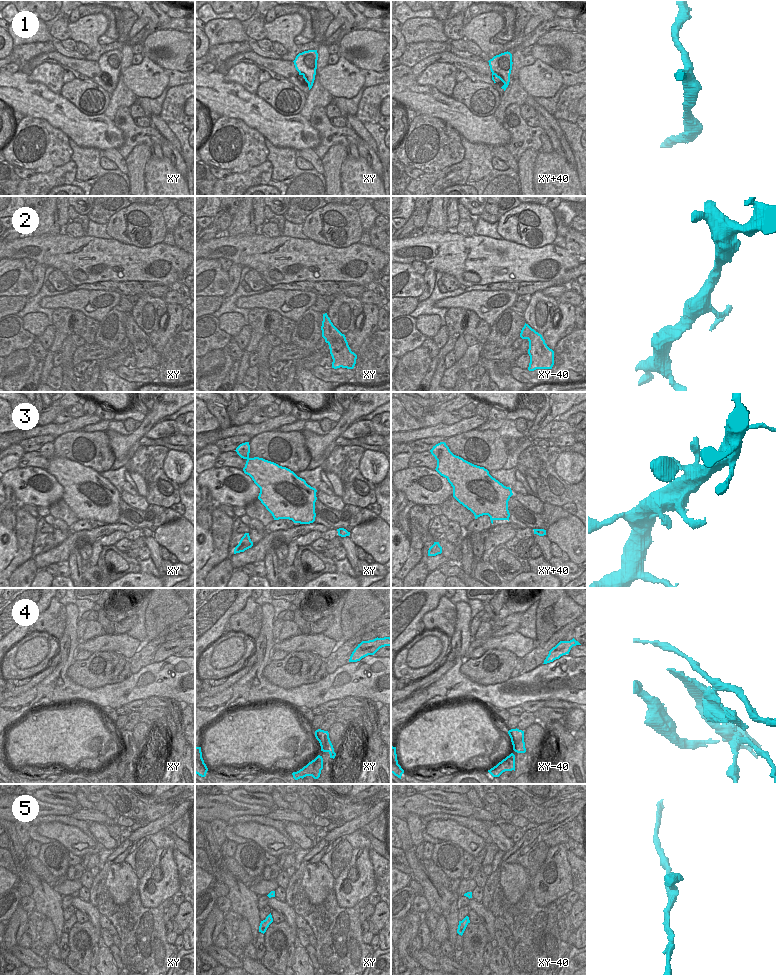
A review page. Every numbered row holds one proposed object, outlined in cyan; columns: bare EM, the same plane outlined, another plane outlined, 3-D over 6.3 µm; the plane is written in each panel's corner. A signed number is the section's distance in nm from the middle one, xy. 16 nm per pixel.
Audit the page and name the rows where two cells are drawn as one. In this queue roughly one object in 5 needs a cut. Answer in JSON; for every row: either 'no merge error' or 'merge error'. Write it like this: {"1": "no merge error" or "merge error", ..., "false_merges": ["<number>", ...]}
{"1": "no merge error", "2": "no merge error", "3": "no merge error", "4": "merge error", "5": "no merge error", "false_merges": ["4"]}

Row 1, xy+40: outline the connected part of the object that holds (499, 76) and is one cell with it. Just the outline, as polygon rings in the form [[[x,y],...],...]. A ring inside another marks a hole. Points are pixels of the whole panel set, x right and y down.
[[[507,51],[494,56],[488,62],[492,72],[492,80],[496,83],[494,78],[499,78],[504,83],[501,88],[505,91],[510,82],[510,74],[513,64],[512,54]]]

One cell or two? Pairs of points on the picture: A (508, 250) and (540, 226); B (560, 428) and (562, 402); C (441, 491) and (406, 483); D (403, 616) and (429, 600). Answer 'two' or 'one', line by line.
A: two
B: two
C: one
D: one

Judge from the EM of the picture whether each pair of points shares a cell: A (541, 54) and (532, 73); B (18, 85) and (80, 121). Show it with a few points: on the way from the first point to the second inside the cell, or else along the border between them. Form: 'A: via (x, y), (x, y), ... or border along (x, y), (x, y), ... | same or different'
A: border along (535, 58), (559, 71) | different
B: via (33, 99), (53, 107), (65, 116) | same

